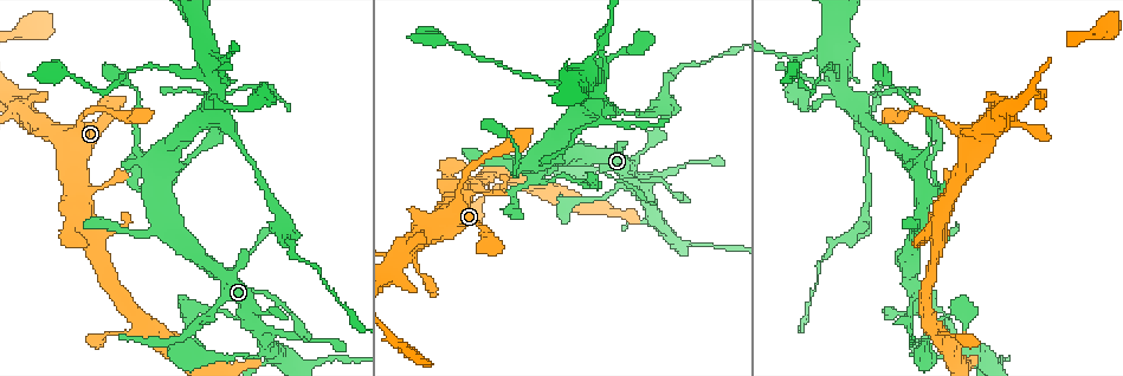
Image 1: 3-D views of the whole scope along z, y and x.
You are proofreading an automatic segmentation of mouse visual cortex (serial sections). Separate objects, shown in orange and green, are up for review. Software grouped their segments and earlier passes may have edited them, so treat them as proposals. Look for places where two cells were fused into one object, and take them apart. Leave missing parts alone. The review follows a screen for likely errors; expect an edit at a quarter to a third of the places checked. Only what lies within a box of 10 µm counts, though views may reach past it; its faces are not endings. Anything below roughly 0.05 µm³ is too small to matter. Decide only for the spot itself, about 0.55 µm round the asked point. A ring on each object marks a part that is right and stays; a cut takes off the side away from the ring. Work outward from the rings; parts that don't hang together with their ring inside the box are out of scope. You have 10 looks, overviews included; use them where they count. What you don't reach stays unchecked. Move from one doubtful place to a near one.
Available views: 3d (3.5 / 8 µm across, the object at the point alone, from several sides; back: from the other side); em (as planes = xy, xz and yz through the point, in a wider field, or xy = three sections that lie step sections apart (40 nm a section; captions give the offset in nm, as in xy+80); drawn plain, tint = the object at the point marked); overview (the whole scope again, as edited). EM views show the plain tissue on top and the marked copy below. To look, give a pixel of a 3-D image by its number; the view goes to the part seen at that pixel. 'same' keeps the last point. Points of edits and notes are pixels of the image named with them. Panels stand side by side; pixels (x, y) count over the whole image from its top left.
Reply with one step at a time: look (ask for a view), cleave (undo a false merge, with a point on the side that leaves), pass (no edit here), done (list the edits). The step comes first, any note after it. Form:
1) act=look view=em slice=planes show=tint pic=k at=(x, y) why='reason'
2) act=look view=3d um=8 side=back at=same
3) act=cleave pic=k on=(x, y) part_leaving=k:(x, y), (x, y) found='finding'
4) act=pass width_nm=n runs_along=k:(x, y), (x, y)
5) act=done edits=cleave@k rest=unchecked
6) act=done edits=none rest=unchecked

act=look view=3d um=3.5 side=back pic=1 at=(930, 138) why='thin neck'

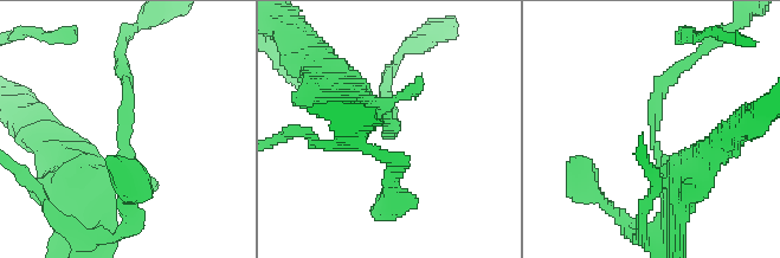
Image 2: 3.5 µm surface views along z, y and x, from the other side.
act=look view=em slice=xy step=5 show=tint pic=2 at=(129, 132) arm_widths_nm=150,350 why='now the EM'

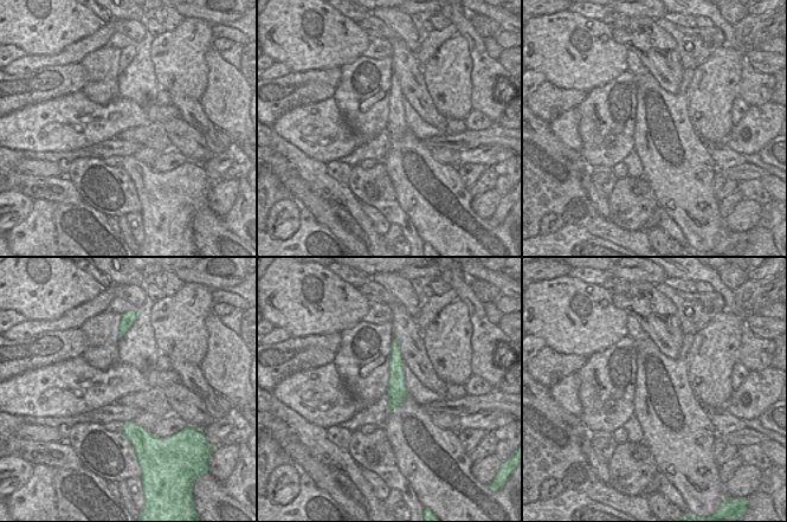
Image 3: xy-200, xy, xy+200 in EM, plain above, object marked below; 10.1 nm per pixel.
act=pass runs_along=2:(83, 199), (127, 159), (122, 64) found='continuous, no second cell'

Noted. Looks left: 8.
act=look view=3d um=8 pic=1 at=(615, 110) why='thick turns thin'

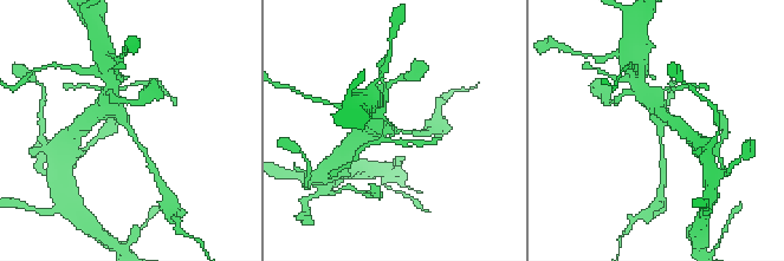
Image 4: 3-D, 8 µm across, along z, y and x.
act=look view=3d um=3.5 side=back at=same

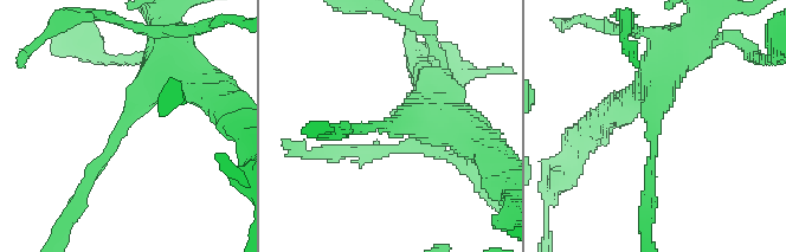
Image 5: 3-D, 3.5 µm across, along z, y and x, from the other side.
act=look view=em slice=xy step=3 show=tint pic=5 at=(123, 122) arm_widths_nm=150,500 why='shape alone is not enough'

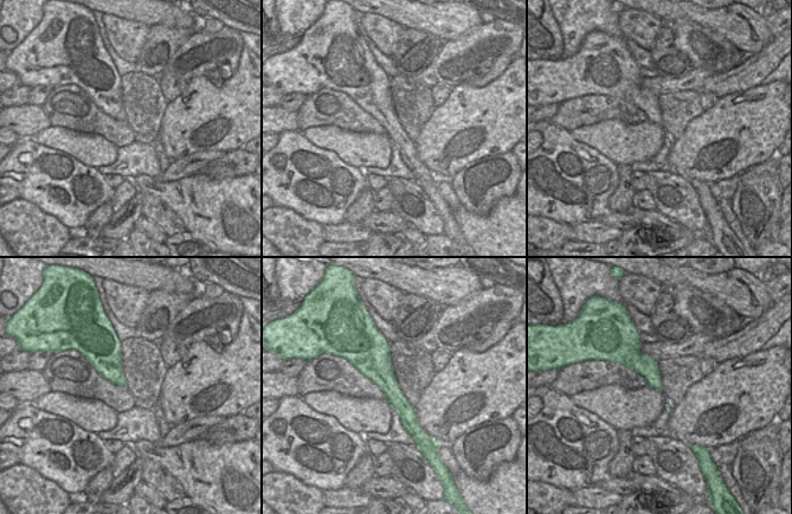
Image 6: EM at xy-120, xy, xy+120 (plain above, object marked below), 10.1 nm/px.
act=pass runs_along=5:(178, 77), (146, 89), (81, 191) found='one cell here'

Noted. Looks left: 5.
act=look view=3d um=3.5 pic=1 at=(647, 196) why='side arm on a straight run'

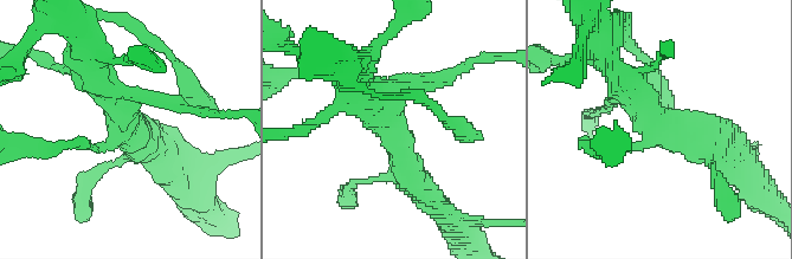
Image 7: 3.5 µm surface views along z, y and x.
act=look view=em slice=xy step=5 show=tint pic=7 at=(389, 127) arms=3 arm_widths_nm=100,350,400 why='need the tissue'

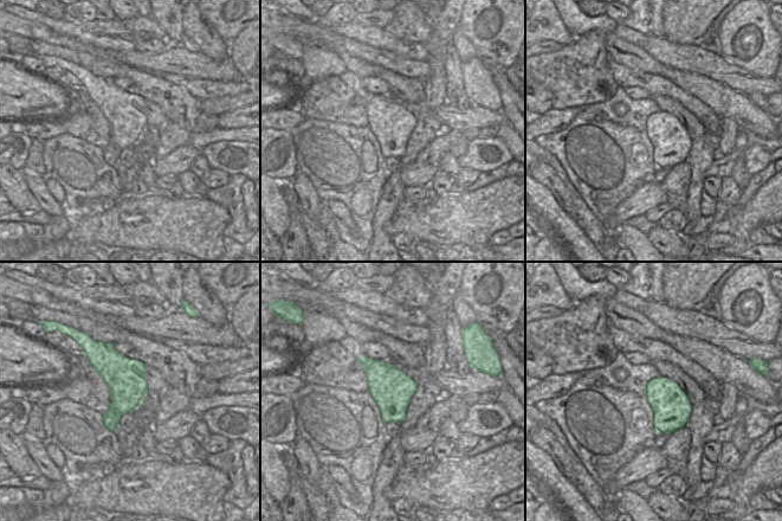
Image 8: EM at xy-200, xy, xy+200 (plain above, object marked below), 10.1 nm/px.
act=pass width_nm=420 runs_along=7:(612, 66), (658, 121), (719, 150) found='continuous, no second cell'

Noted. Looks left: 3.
act=look view=3d um=8 pic=1 at=(669, 77) why='sudden change in width'

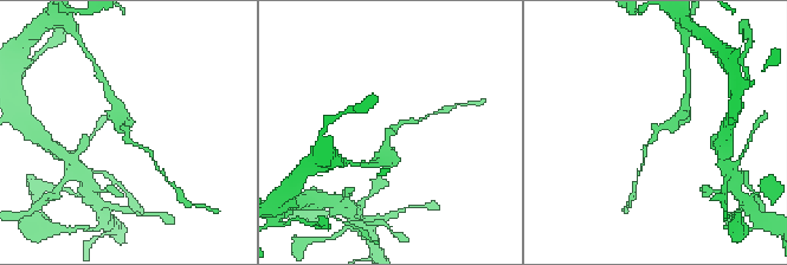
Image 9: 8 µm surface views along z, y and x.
act=look view=em slice=xy step=3 show=tint at=same arm_widths_nm=150,350 why='shape alone is not enough'

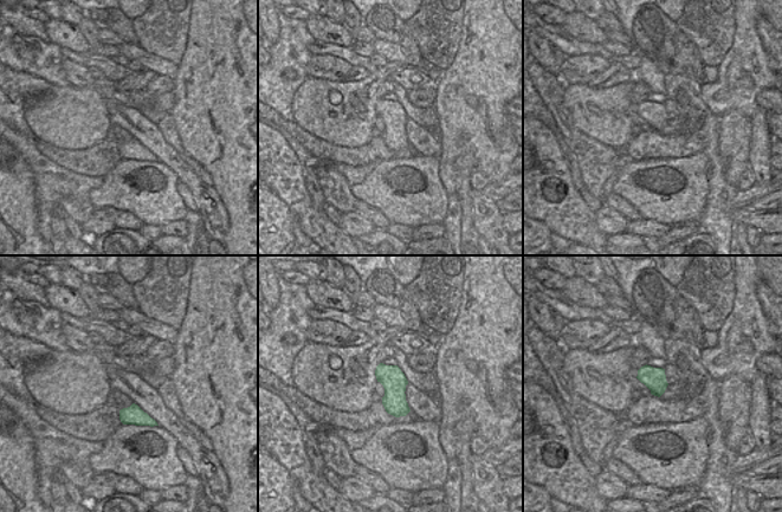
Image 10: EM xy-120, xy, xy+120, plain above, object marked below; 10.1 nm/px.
act=cleave pic=9 on=(127, 141) part_leaving=9:(122, 125), (131, 143), (149, 152) found='two cells meet here'

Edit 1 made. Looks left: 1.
act=done edits=cleave@9 rest=unchecked

